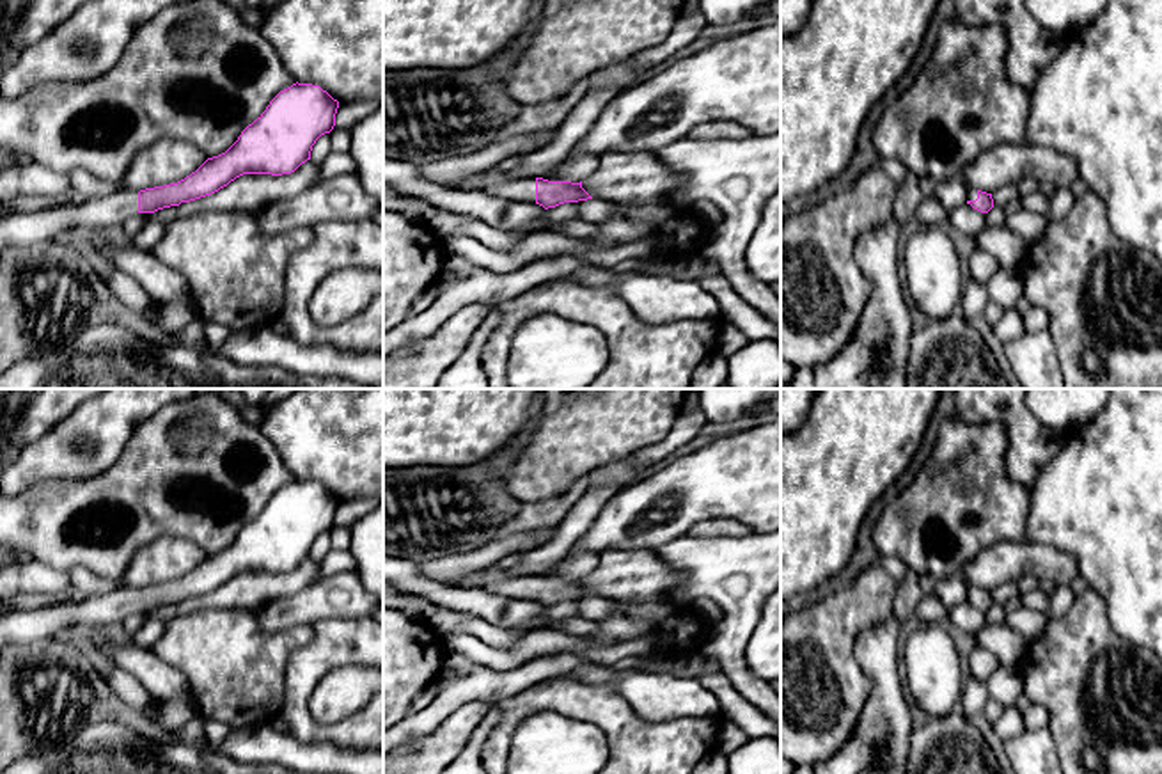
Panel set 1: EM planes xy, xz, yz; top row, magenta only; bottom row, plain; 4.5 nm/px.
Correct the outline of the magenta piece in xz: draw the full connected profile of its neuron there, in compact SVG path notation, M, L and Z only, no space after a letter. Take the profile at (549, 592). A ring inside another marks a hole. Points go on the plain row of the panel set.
M497 565L479 572L470 572L452 582L447 582L445 586L477 588L486 593L509 596L514 600L536 600L545 607L564 600L593 596L582 586L582 579L548 579L543 575L516 577L509 575L506 570L500 570Z

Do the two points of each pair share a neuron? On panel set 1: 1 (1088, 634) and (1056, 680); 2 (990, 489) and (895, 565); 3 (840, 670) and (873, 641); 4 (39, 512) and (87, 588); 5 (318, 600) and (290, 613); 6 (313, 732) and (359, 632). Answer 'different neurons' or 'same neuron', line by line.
1: same neuron
2: different neurons
3: different neurons
4: different neurons
5: same neuron
6: same neuron

